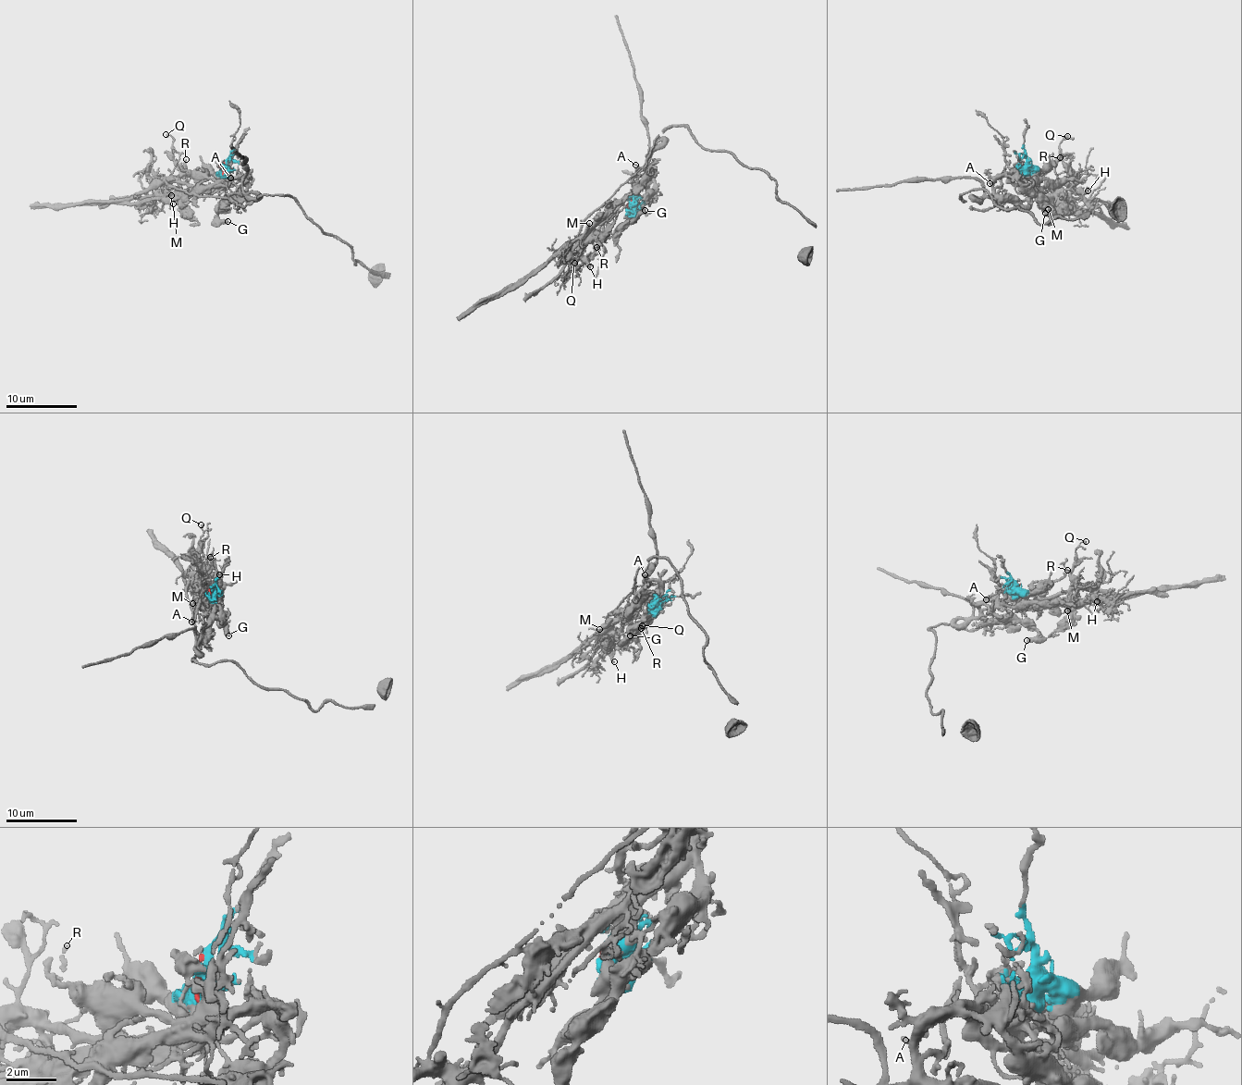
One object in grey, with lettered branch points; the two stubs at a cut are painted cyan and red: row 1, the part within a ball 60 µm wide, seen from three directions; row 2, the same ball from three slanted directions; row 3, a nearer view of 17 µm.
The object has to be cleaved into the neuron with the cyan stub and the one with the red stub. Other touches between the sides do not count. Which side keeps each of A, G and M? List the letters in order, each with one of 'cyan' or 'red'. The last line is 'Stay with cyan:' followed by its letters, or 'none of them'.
A: cyan
G: cyan
M: cyan
Stay with cyan: A, G, M

